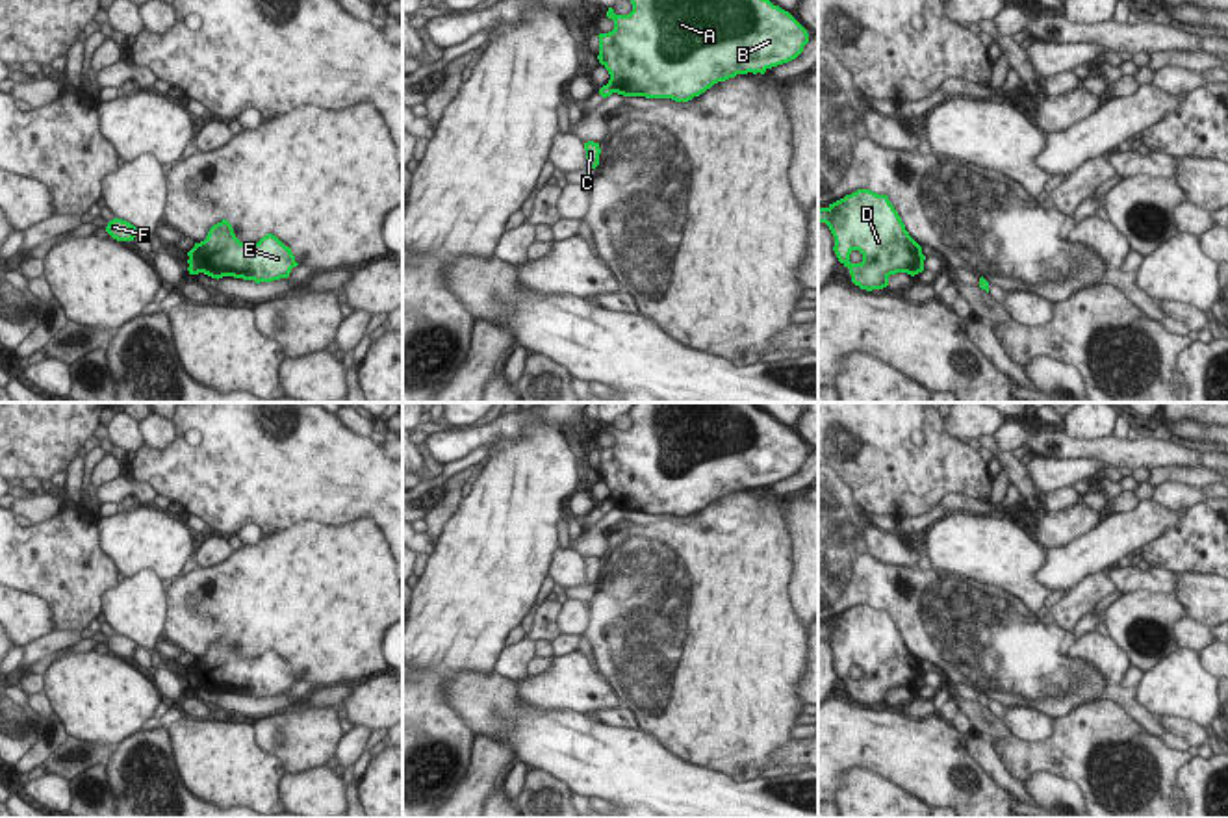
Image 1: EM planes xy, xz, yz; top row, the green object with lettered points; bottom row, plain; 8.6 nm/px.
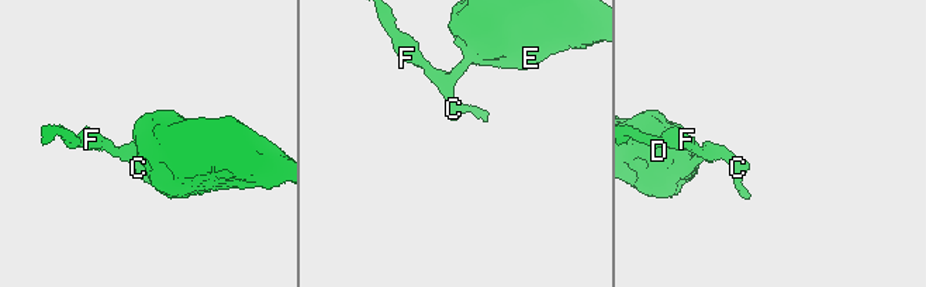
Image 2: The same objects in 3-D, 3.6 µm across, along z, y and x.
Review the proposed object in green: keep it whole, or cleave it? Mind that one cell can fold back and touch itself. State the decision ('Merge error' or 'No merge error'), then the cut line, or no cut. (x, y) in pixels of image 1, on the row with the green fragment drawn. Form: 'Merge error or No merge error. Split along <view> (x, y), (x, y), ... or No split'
Merge error. Split along xy (190, 258), (197, 273)

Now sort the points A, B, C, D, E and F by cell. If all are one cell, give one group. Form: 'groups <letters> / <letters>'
groups A B D E / C F

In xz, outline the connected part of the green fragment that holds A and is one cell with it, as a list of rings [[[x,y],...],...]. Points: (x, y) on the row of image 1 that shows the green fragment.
[[[631,0],[629,15],[616,15],[608,7],[607,17],[614,30],[599,33],[599,63],[608,70],[608,85],[623,96],[672,98],[688,102],[718,82],[736,74],[761,72],[796,59],[809,43],[807,30],[785,9],[770,0]]]

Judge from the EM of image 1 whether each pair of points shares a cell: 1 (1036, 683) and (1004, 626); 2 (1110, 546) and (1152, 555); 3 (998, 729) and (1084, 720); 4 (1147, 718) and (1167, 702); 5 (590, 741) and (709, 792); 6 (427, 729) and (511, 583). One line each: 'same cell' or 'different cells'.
1: same cell
2: different cells
3: different cells
4: different cells
5: same cell
6: same cell

